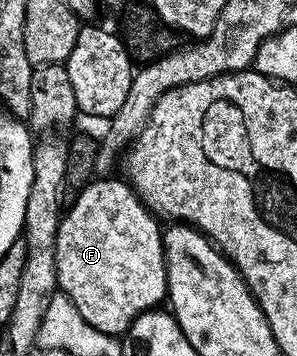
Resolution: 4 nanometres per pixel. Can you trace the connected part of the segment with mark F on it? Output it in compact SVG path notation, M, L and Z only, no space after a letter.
M96 178L75 193L76 201L67 205L60 217L56 239L56 282L59 291L78 306L78 314L102 330L120 338L141 312L165 303L168 294L168 266L164 263L162 224L136 195L131 183L112 178Z

